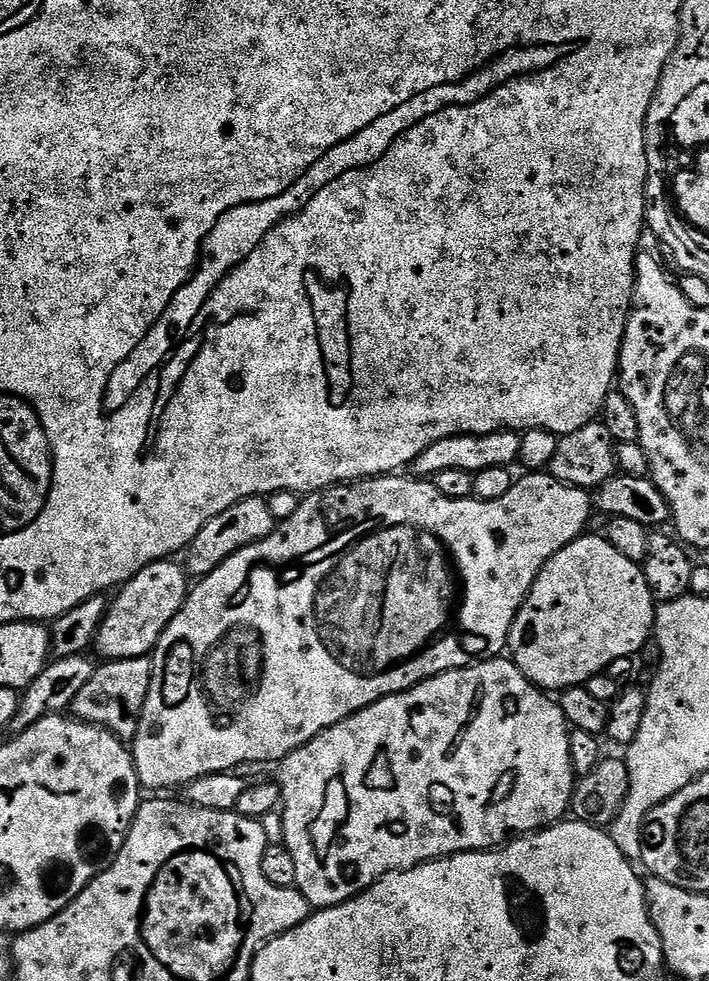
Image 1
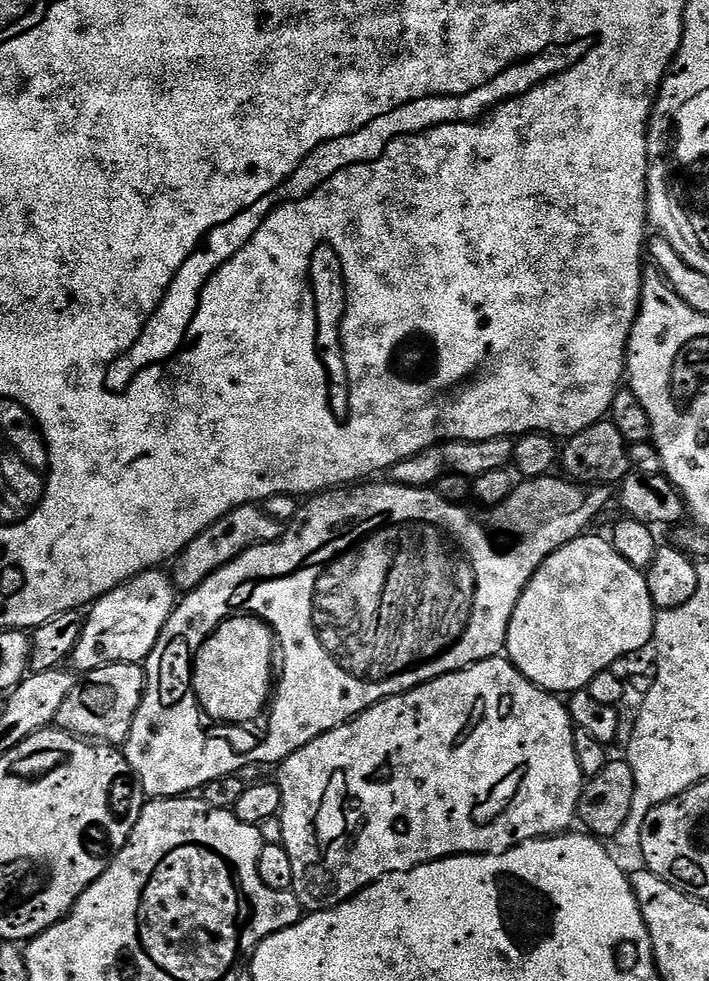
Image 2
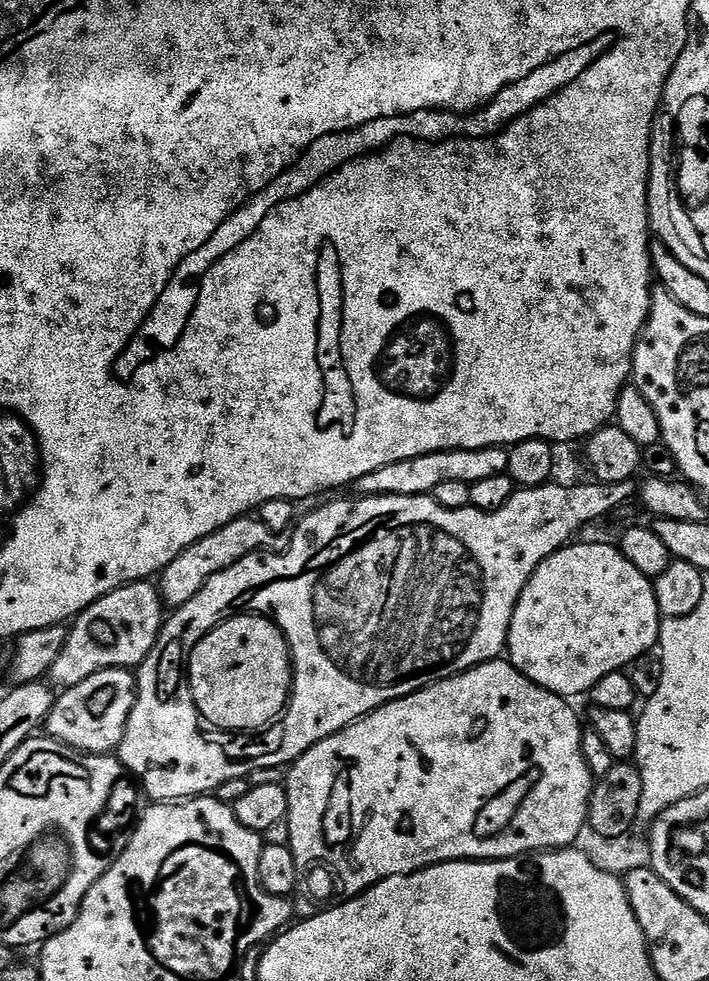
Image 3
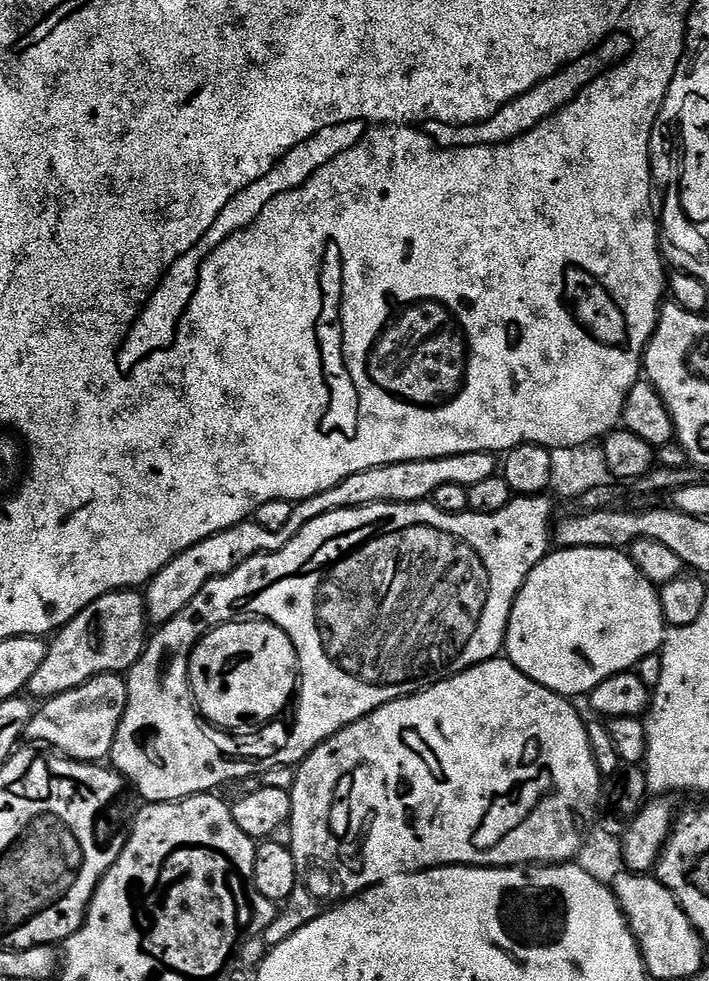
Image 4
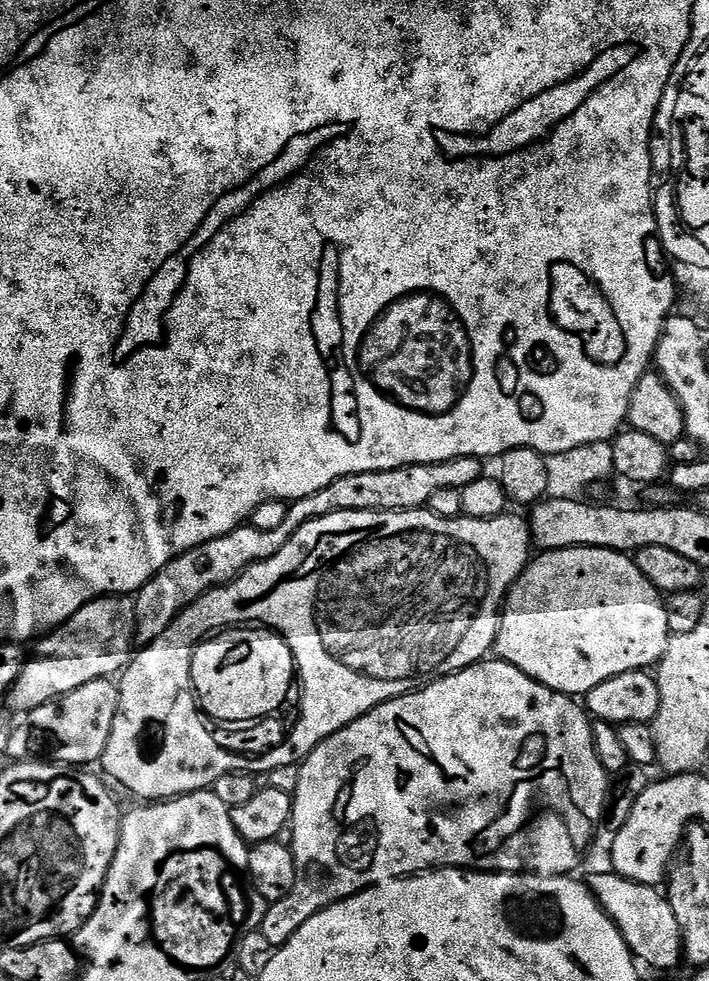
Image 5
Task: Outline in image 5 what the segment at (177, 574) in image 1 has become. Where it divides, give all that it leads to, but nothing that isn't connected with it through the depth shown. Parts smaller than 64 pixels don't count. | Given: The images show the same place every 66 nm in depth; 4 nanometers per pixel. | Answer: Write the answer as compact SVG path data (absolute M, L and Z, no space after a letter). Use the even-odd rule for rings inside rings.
M102 596L99 600L91 600L78 610L78 614L39 641L41 644L33 660L32 657L25 659L24 669L6 697L9 710L27 714L78 690L78 686L86 686L86 682L106 680L123 673L134 655L132 644L136 640L137 627L135 599Z

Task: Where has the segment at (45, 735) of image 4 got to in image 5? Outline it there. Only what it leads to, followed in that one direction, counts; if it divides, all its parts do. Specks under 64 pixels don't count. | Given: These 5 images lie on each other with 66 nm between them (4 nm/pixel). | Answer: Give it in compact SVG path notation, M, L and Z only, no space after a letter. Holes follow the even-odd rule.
M111 679L86 682L86 686L78 686L70 694L52 700L49 704L38 706L38 710L27 713L21 724L17 723L10 734L7 759L12 762L43 758L65 766L92 766L99 761L106 750L106 742L110 742L110 730L114 726L114 714L118 714L120 701L119 687Z

